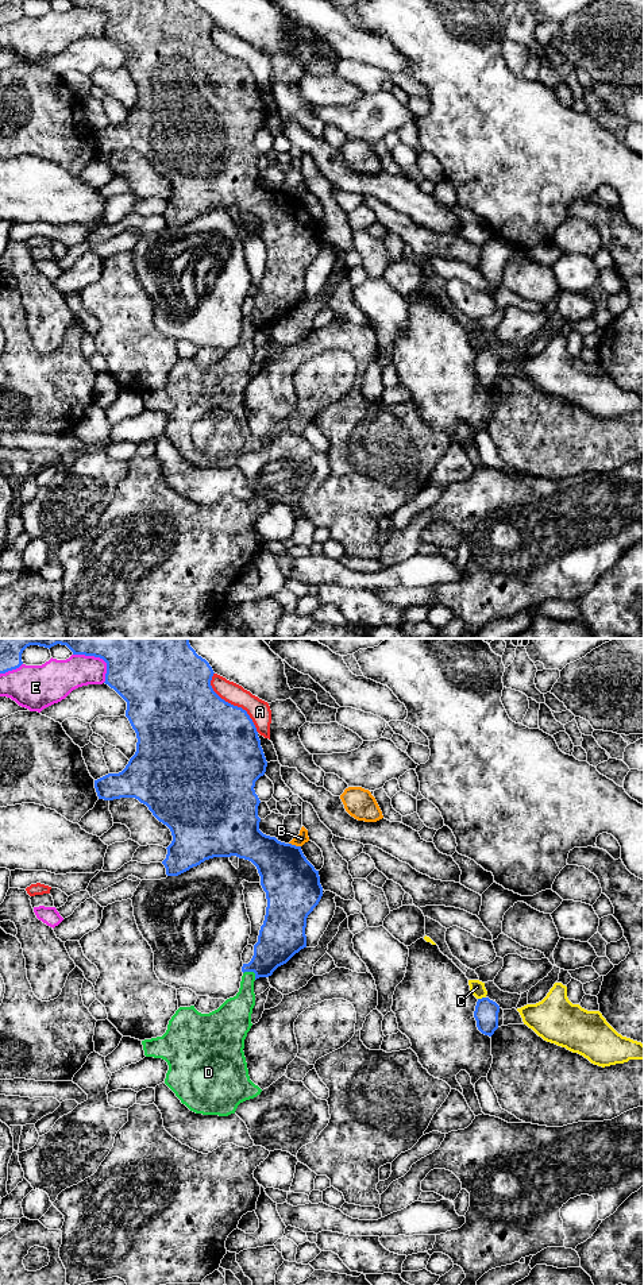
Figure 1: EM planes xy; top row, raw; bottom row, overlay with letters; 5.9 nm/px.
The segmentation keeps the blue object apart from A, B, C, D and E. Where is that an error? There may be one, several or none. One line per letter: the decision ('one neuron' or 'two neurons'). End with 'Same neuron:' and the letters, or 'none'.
A: two neurons
B: two neurons
C: two neurons
D: one neuron
E: two neurons
Same neuron: D

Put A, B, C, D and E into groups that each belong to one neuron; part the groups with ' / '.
A / B / C / D / E

